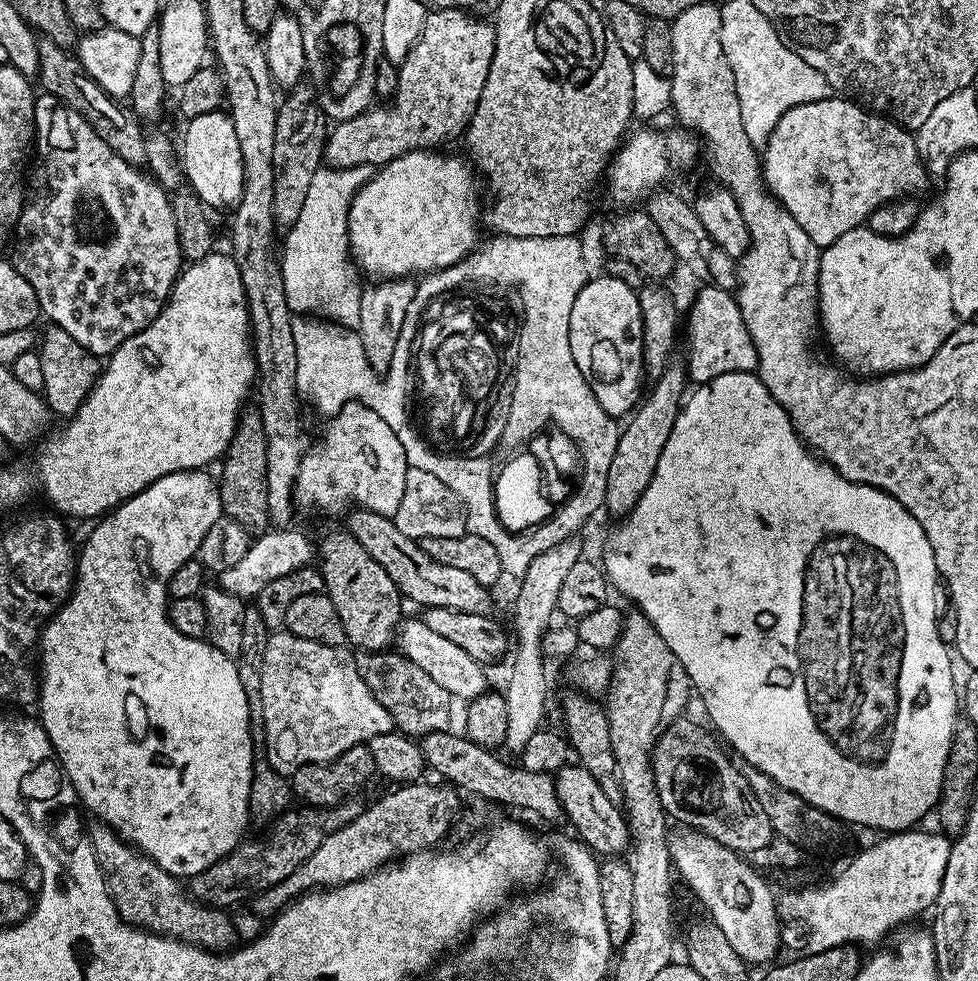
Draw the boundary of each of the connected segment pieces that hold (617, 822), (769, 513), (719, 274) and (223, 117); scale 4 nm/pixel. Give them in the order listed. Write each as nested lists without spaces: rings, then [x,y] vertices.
[[[572,762],[561,768],[554,777],[556,796],[563,808],[563,815],[576,827],[575,835],[587,844],[593,853],[608,858],[613,854],[624,854],[620,852],[629,851],[630,837],[627,819],[623,811],[615,808],[613,803],[606,798],[590,771],[582,768],[579,763]]]
[[[750,372],[722,374],[710,381],[709,384],[699,385],[695,391],[693,396],[691,393],[683,401],[678,418],[674,422],[674,430],[670,430],[670,438],[666,438],[666,446],[662,446],[662,454],[658,458],[658,464],[654,466],[654,476],[650,478],[650,484],[646,486],[642,498],[638,498],[635,506],[628,511],[628,515],[617,523],[620,525],[609,534],[608,541],[604,544],[602,567],[605,576],[608,577],[608,583],[615,591],[617,588],[626,599],[633,600],[636,603],[633,605],[652,623],[654,630],[658,630],[658,634],[662,634],[666,646],[670,646],[670,650],[678,658],[678,662],[682,662],[695,695],[697,692],[704,699],[704,708],[708,711],[709,718],[712,719],[713,725],[711,724],[711,727],[721,737],[724,735],[732,743],[733,750],[731,749],[731,751],[737,757],[740,755],[745,760],[745,765],[757,768],[758,771],[774,778],[774,782],[778,782],[778,786],[798,794],[798,798],[802,798],[808,804],[814,805],[815,808],[820,808],[828,815],[836,817],[837,821],[849,820],[850,823],[861,824],[864,828],[881,828],[879,831],[884,834],[911,829],[927,812],[933,811],[940,802],[942,770],[946,766],[946,758],[950,754],[951,738],[958,719],[958,680],[956,684],[955,678],[952,677],[953,657],[950,655],[949,645],[944,644],[942,638],[938,638],[938,630],[936,629],[938,573],[934,562],[934,550],[930,550],[926,530],[922,530],[922,526],[918,526],[918,518],[911,516],[890,494],[842,478],[831,464],[813,455],[800,433],[796,431],[796,427],[790,422],[786,410],[782,410],[782,406],[778,406],[778,402],[770,394],[770,390],[766,390],[766,386],[760,381],[759,375]]]
[[[657,191],[647,197],[646,211],[650,218],[654,218],[658,230],[662,230],[666,242],[670,242],[670,250],[674,250],[677,261],[690,275],[697,276],[701,285],[718,286],[732,292],[736,287],[737,261],[730,254],[726,254],[726,250],[722,250],[722,246],[718,246],[714,238],[710,238],[710,233],[702,227],[696,209],[689,201],[687,204],[682,197],[671,196],[664,191]]]
[[[221,110],[210,114],[198,114],[198,118],[187,121],[188,129],[184,132],[184,150],[182,146],[182,167],[187,187],[200,197],[209,209],[235,209],[242,198],[244,189],[244,167],[242,166],[242,150],[238,146],[238,134],[234,134],[234,122],[227,111]]]

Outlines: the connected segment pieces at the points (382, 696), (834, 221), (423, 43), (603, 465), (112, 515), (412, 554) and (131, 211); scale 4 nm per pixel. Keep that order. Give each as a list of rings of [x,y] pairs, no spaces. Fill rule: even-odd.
[[[360,650],[355,653],[355,658],[356,669],[362,682],[366,682],[370,694],[374,694],[378,702],[382,702],[386,714],[390,714],[393,725],[405,736],[423,738],[435,732],[449,731],[453,727],[454,697],[446,690],[442,690],[442,686],[438,686],[438,682],[434,682],[434,678],[430,678],[426,670],[410,662],[410,658],[396,650],[383,652]]]
[[[829,98],[827,100],[815,100],[809,104],[799,104],[790,110],[786,110],[786,114],[782,114],[782,118],[768,136],[767,144],[763,145],[762,148],[762,179],[768,191],[792,215],[794,222],[798,222],[798,226],[802,226],[802,230],[806,230],[806,234],[810,234],[812,241],[823,250],[829,248],[842,234],[861,227],[867,221],[869,214],[878,210],[878,206],[882,206],[891,200],[899,200],[902,194],[920,194],[916,192],[922,191],[927,186],[930,173],[920,158],[916,137],[909,129],[897,124],[895,120],[888,119],[883,114],[870,112],[867,108],[862,108],[847,98]]]
[[[438,8],[424,17],[422,34],[418,42],[398,65],[396,92],[379,108],[373,106],[367,112],[349,120],[341,120],[331,129],[324,144],[324,160],[329,168],[353,168],[354,166],[383,166],[407,152],[432,150],[447,136],[456,136],[467,129],[472,121],[478,98],[482,98],[482,86],[486,86],[486,74],[490,74],[490,62],[494,58],[496,30],[484,18],[477,18],[461,8]]]
[[[496,234],[491,238],[493,240],[485,248],[484,245],[477,247],[476,251],[467,260],[460,263],[460,280],[491,279],[496,280],[497,283],[515,283],[516,280],[520,280],[520,284],[523,284],[525,308],[528,308],[528,324],[524,326],[520,350],[520,371],[516,379],[516,420],[520,420],[520,432],[516,432],[516,436],[528,436],[528,432],[532,432],[532,428],[536,428],[536,424],[544,424],[544,420],[548,420],[548,416],[556,416],[556,420],[560,420],[560,424],[564,424],[564,428],[567,428],[572,436],[576,436],[581,441],[580,445],[584,448],[586,463],[584,488],[580,488],[580,521],[587,525],[592,515],[604,508],[606,474],[610,474],[610,458],[614,458],[614,450],[618,446],[621,429],[618,427],[617,421],[608,416],[606,410],[602,410],[602,406],[598,406],[598,402],[592,393],[592,387],[578,370],[578,366],[574,362],[574,354],[570,354],[570,309],[574,306],[574,298],[578,298],[578,290],[582,290],[582,286],[588,283],[590,279],[590,271],[588,272],[587,266],[584,265],[584,248],[579,244],[579,239],[576,236],[502,236]]]
[[[193,470],[190,472],[171,472],[162,478],[158,478],[150,486],[146,486],[146,490],[142,490],[138,494],[130,497],[125,504],[118,505],[113,508],[111,512],[107,513],[99,521],[100,524],[88,536],[88,541],[84,544],[84,549],[81,547],[78,552],[78,559],[76,561],[76,574],[74,577],[74,587],[68,593],[68,599],[61,604],[58,611],[45,623],[38,641],[38,653],[40,652],[40,660],[38,656],[38,719],[43,728],[48,732],[50,742],[56,751],[56,757],[60,759],[60,764],[64,767],[64,772],[70,778],[70,782],[74,786],[79,803],[85,809],[96,815],[97,821],[109,824],[114,829],[117,836],[126,843],[137,848],[143,856],[149,856],[154,862],[158,862],[158,866],[162,866],[162,870],[166,870],[177,878],[191,878],[194,874],[198,874],[202,870],[206,870],[210,866],[214,866],[214,862],[218,862],[222,857],[236,849],[236,845],[240,843],[242,837],[245,835],[244,827],[250,824],[250,817],[248,814],[248,799],[250,798],[250,782],[252,781],[252,754],[251,754],[251,736],[250,736],[250,722],[248,721],[248,703],[246,702],[246,690],[242,690],[242,678],[238,678],[238,670],[236,669],[236,661],[233,657],[222,654],[222,650],[218,650],[213,644],[208,643],[207,639],[195,640],[186,634],[182,634],[174,625],[170,617],[170,597],[168,593],[168,582],[171,576],[184,562],[193,559],[200,551],[200,543],[202,538],[206,538],[206,530],[210,530],[210,526],[214,526],[214,522],[222,519],[222,509],[220,506],[220,494],[218,491],[218,484],[215,479],[211,480],[207,476],[207,471]]]
[[[356,508],[348,516],[346,530],[382,566],[405,599],[410,598],[427,609],[442,608],[482,616],[489,616],[494,612],[494,600],[485,585],[480,584],[466,570],[446,566],[445,563],[438,563],[436,559],[430,558],[421,550],[417,541],[406,538],[406,534],[397,528],[391,517]]]
[[[37,95],[34,118],[36,119],[34,156],[37,156],[40,161],[36,164],[36,173],[33,176],[31,173],[30,176],[30,191],[27,193],[24,209],[20,212],[20,220],[14,229],[16,253],[10,256],[10,260],[16,265],[18,274],[22,274],[22,278],[26,278],[26,282],[30,282],[30,286],[34,286],[34,294],[40,303],[41,313],[45,317],[49,316],[47,319],[51,323],[66,330],[66,334],[70,334],[70,338],[74,338],[74,342],[82,345],[86,351],[93,352],[97,358],[104,358],[122,342],[126,342],[126,338],[138,334],[150,322],[154,322],[156,315],[164,308],[164,304],[176,284],[176,278],[182,271],[182,257],[178,242],[178,230],[174,226],[172,201],[169,193],[159,184],[150,183],[149,177],[139,167],[127,164],[117,152],[110,150],[110,146],[106,146],[106,142],[102,142],[102,138],[98,138],[98,134],[94,134],[92,127],[73,108],[67,108],[57,96]]]

